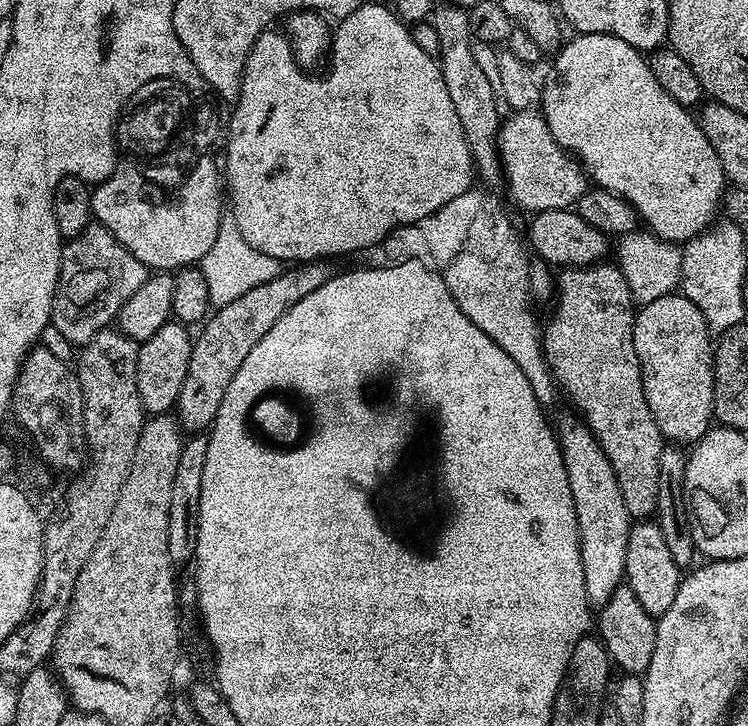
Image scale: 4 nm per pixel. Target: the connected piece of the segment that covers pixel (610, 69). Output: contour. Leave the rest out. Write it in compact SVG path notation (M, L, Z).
M585 32L576 34L576 37L567 44L568 41L555 53L556 61L552 64L552 73L549 74L548 80L546 76L542 84L542 115L544 121L550 126L550 134L554 134L554 138L564 147L565 152L579 161L593 185L605 188L615 196L621 196L623 200L628 201L635 208L637 217L656 236L673 242L687 242L694 239L699 232L705 231L717 219L726 195L724 167L718 154L714 154L714 148L710 146L706 134L702 134L697 117L693 113L691 116L688 113L691 111L685 105L679 104L677 100L670 98L670 94L666 94L666 90L662 90L658 78L650 74L650 66L642 55L641 49L631 48L627 40L614 38L610 32Z

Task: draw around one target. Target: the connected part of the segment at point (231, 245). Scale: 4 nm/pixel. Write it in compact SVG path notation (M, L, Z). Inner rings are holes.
M226 212L219 222L218 235L214 245L200 261L200 269L206 278L209 303L215 307L229 304L234 299L262 286L263 282L272 281L282 271L281 261L254 249L241 236L238 222L230 212Z

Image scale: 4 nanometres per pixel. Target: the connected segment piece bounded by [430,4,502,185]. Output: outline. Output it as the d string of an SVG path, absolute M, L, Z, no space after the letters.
M455 4L449 6L437 5L433 9L430 23L438 31L440 55L438 63L443 81L450 93L450 100L454 102L454 110L458 114L458 122L462 122L464 137L472 155L472 166L477 177L480 176L488 184L500 184L502 169L500 167L500 151L496 148L496 139L500 137L502 115L496 109L498 96L489 73L481 70L476 60L474 48L471 48L472 35L469 30L469 18L465 9Z

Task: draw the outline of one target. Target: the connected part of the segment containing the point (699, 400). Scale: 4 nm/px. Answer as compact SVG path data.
M671 294L643 305L632 321L634 354L640 363L646 402L665 441L691 446L713 427L714 340L702 310L683 294Z

